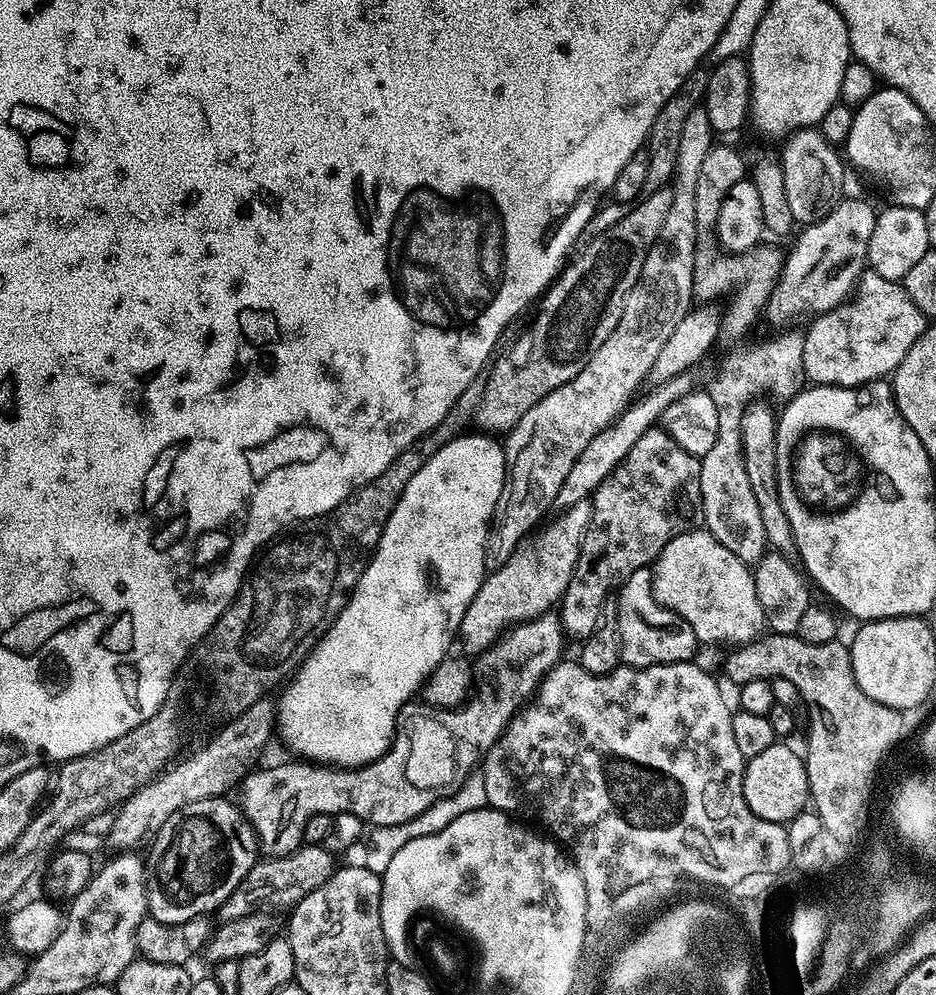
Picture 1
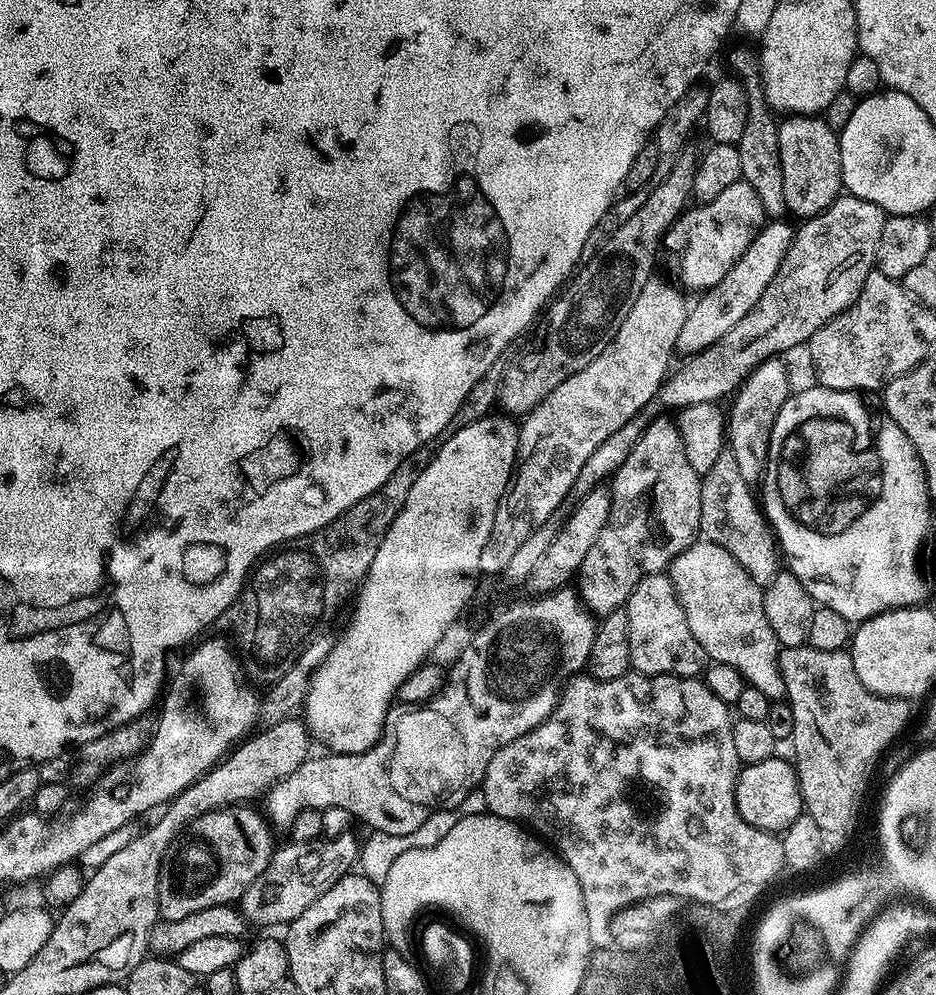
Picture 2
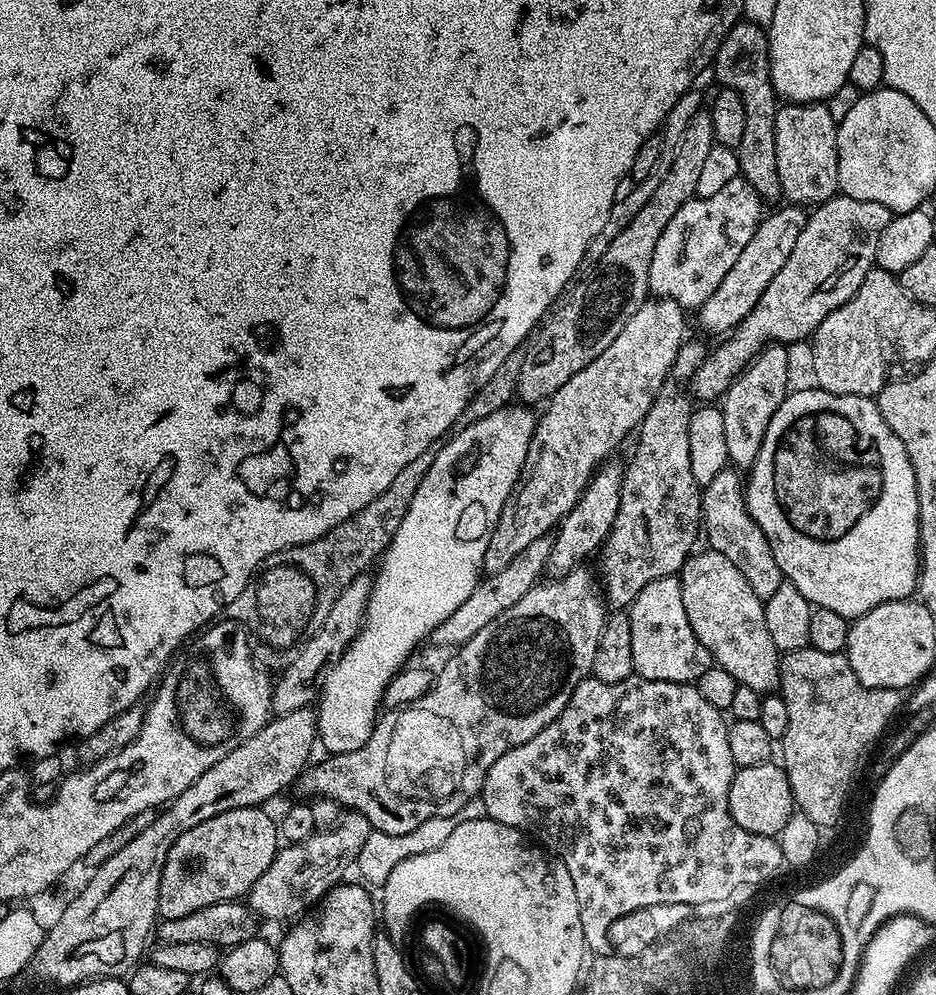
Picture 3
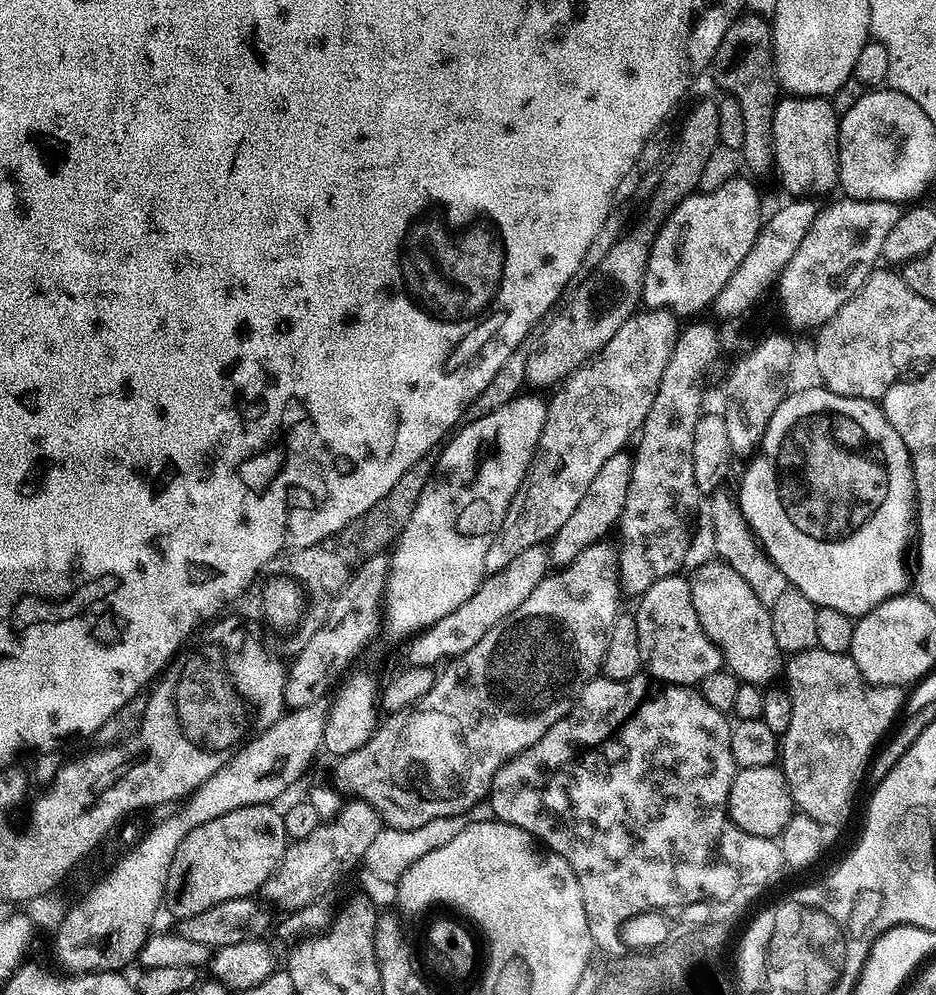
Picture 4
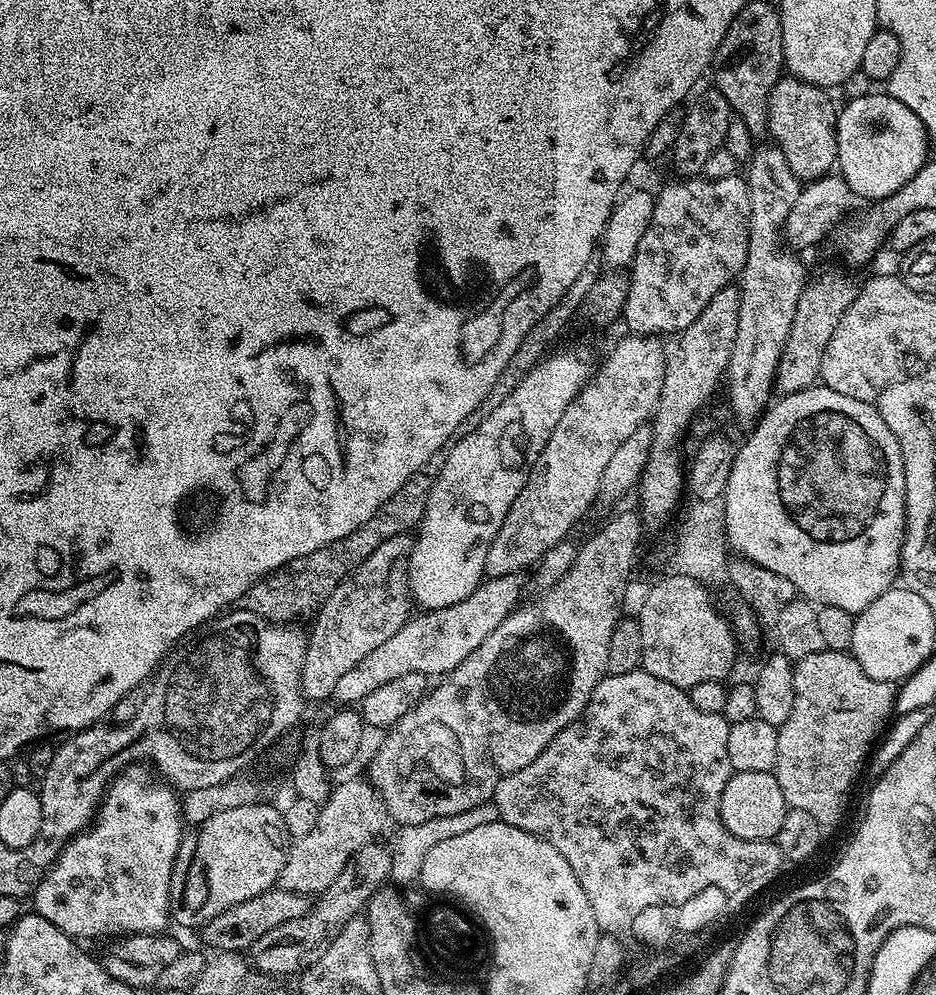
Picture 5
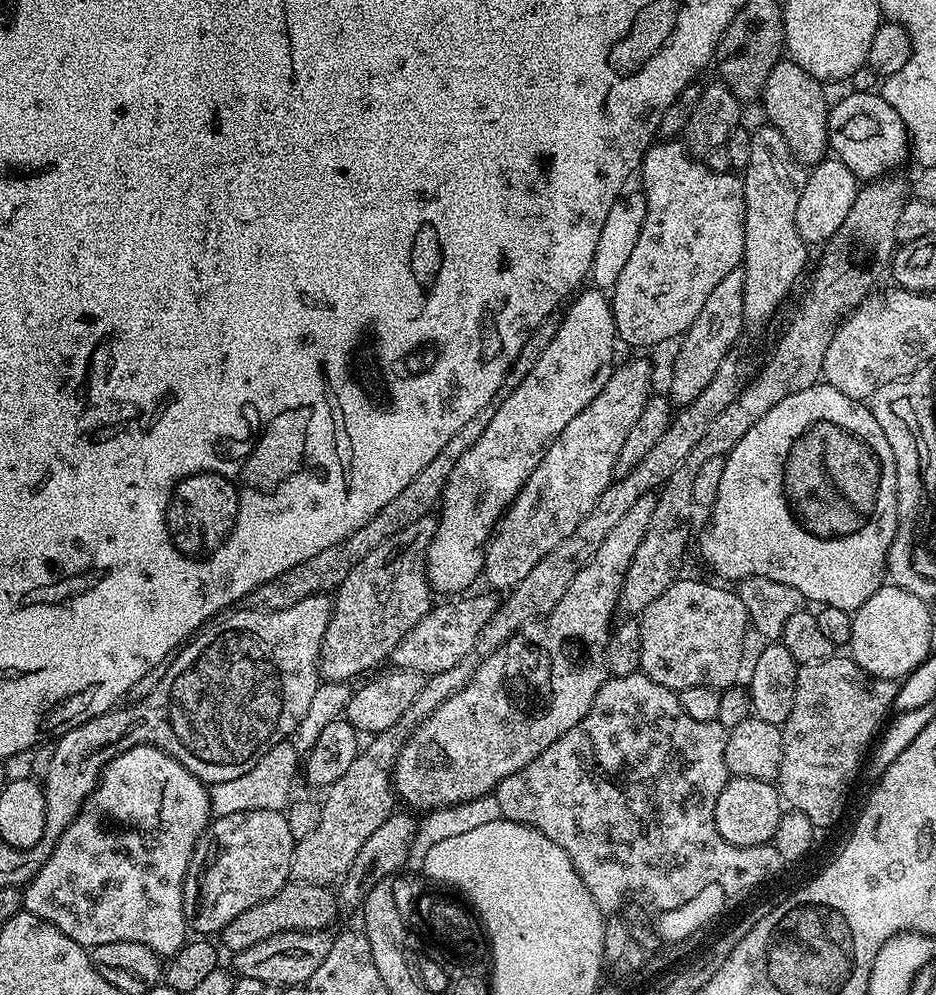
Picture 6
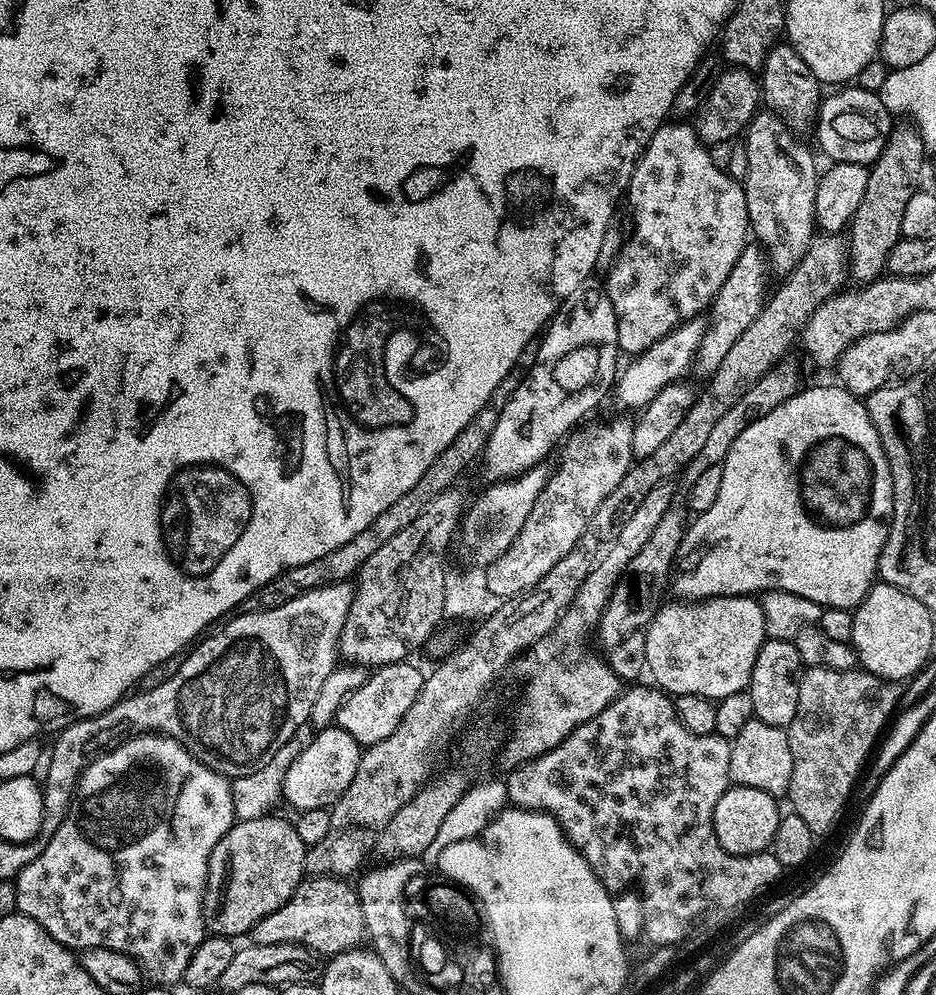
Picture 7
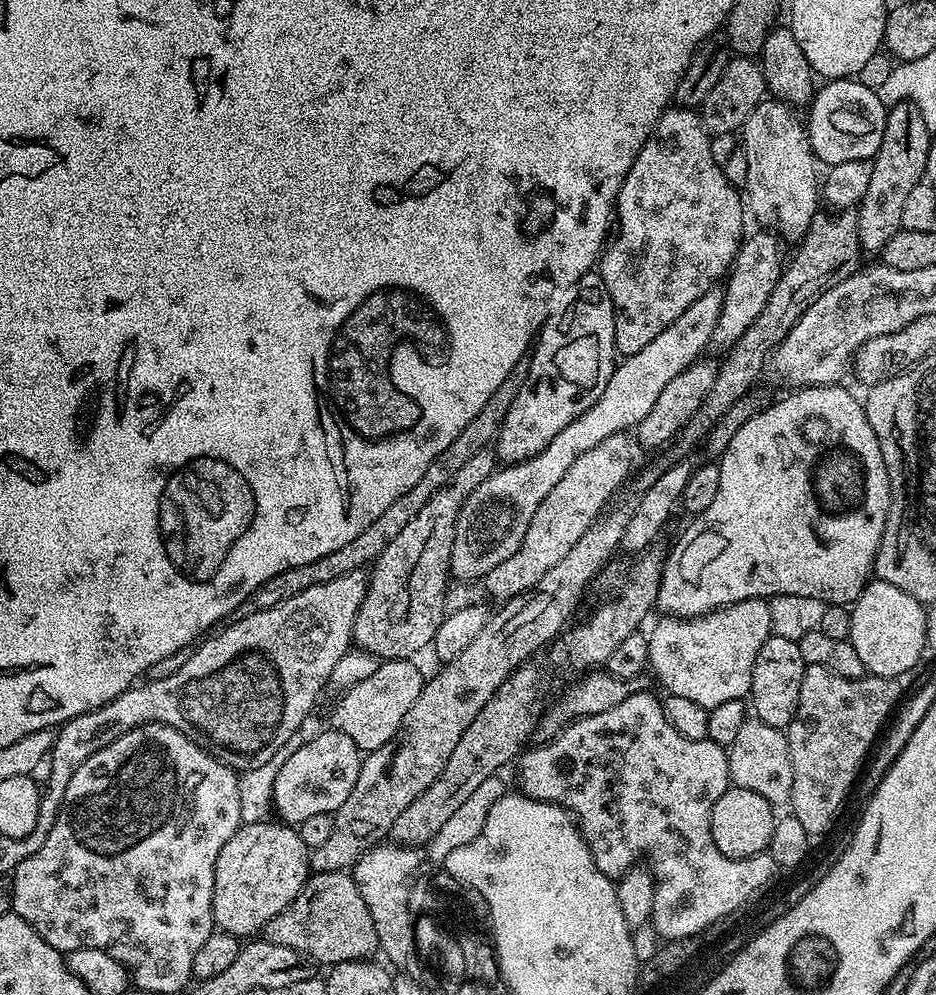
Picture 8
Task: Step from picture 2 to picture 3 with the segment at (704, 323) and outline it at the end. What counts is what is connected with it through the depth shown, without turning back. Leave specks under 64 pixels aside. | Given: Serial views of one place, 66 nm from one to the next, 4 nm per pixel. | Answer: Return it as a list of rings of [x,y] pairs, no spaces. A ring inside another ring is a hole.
[[[800,206],[783,207],[761,219],[758,230],[754,230],[754,238],[750,238],[746,250],[742,250],[738,262],[730,266],[730,274],[722,278],[718,290],[714,290],[714,294],[710,294],[710,298],[706,298],[704,305],[698,309],[700,324],[706,331],[727,334],[738,327],[742,318],[754,310],[758,298],[762,298],[762,290],[770,286],[774,274],[786,266],[786,258],[790,258],[790,250],[794,250],[794,242],[798,242],[798,234],[804,228],[806,212]]]

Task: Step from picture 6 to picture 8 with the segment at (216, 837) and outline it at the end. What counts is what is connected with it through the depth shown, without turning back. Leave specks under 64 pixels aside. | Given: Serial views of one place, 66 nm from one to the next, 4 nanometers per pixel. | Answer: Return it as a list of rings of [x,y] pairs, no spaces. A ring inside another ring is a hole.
[[[267,819],[256,824],[243,824],[232,835],[230,842],[222,846],[218,862],[214,866],[214,898],[212,899],[212,923],[221,932],[232,936],[252,938],[263,933],[270,923],[298,894],[310,875],[310,849],[302,842],[299,831],[283,822],[270,824]]]

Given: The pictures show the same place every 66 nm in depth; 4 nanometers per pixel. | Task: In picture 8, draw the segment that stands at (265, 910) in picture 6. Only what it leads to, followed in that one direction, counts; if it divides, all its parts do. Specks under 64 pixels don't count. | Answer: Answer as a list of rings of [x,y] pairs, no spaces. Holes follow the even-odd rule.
[[[348,872],[309,875],[298,898],[264,927],[262,936],[278,946],[293,948],[314,958],[317,965],[335,966],[347,960],[363,960],[378,948],[374,918],[370,918],[370,910],[366,910],[366,902],[362,902],[362,894],[358,894],[358,886]]]

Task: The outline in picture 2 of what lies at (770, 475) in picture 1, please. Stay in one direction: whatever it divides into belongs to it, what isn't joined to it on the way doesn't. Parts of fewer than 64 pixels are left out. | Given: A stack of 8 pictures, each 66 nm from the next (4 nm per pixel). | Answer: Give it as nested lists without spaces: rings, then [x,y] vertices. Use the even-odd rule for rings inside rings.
[[[773,358],[758,365],[736,389],[730,400],[732,409],[727,409],[726,412],[726,444],[734,462],[738,462],[738,470],[742,470],[742,478],[746,478],[749,486],[756,486],[764,472],[764,464],[769,463],[768,443],[774,422],[778,418],[778,410],[782,410],[790,395],[788,368],[782,361],[783,359]]]

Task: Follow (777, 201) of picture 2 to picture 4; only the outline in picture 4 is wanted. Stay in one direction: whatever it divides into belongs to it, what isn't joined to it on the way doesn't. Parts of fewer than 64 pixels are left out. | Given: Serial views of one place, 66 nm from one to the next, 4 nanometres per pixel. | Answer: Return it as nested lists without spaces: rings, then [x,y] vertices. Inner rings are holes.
[[[751,10],[737,16],[730,30],[726,30],[722,46],[718,46],[714,54],[710,76],[716,79],[717,86],[724,91],[723,95],[738,102],[738,110],[742,110],[743,163],[747,167],[749,164],[756,172],[771,169],[774,164],[774,110],[777,100],[781,99],[782,89],[776,78],[775,38],[769,17],[756,15]]]

